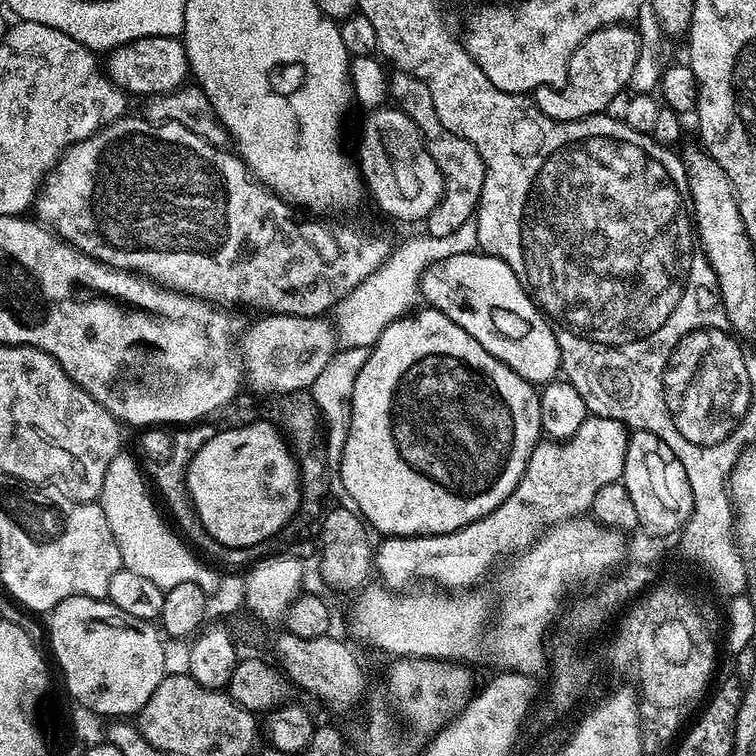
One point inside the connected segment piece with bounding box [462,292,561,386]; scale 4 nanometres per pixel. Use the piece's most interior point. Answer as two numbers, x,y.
523,340

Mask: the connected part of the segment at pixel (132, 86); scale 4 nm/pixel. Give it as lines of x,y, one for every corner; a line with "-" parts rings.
151,36
138,38
132,44
124,44
120,48
111,49
106,66
112,80
125,93
133,97
161,96
164,92
174,92
185,87
190,76
188,66
188,49
183,39
175,36

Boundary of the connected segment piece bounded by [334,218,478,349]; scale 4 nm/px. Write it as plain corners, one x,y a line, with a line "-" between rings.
468,218
460,223
454,234
446,234
446,238
434,238
427,234
412,236
405,244
397,243
393,247
388,261
378,269
366,282
362,282
350,294
346,294
334,309
334,315
340,319
338,336
347,347
371,349
377,338
401,316
411,313
417,307
416,299
422,296
420,280
432,264
446,258
454,258
454,254
477,251
476,221

